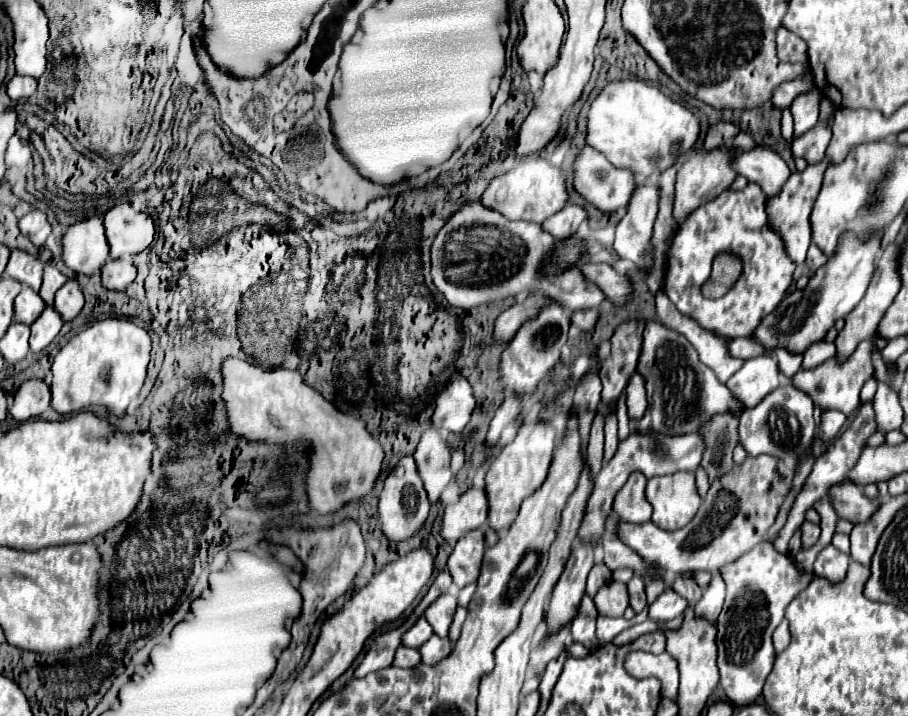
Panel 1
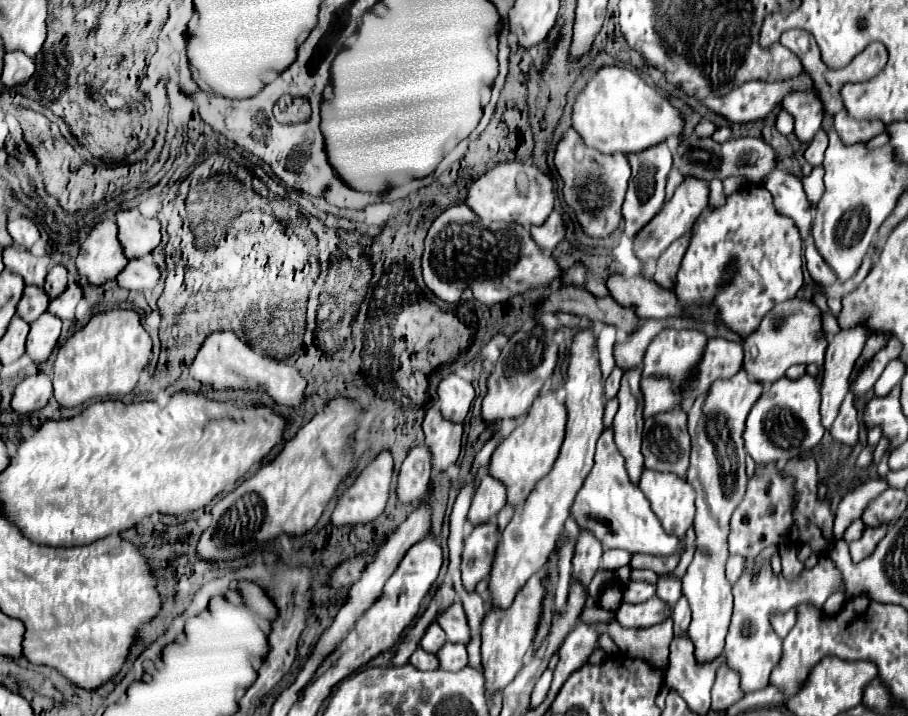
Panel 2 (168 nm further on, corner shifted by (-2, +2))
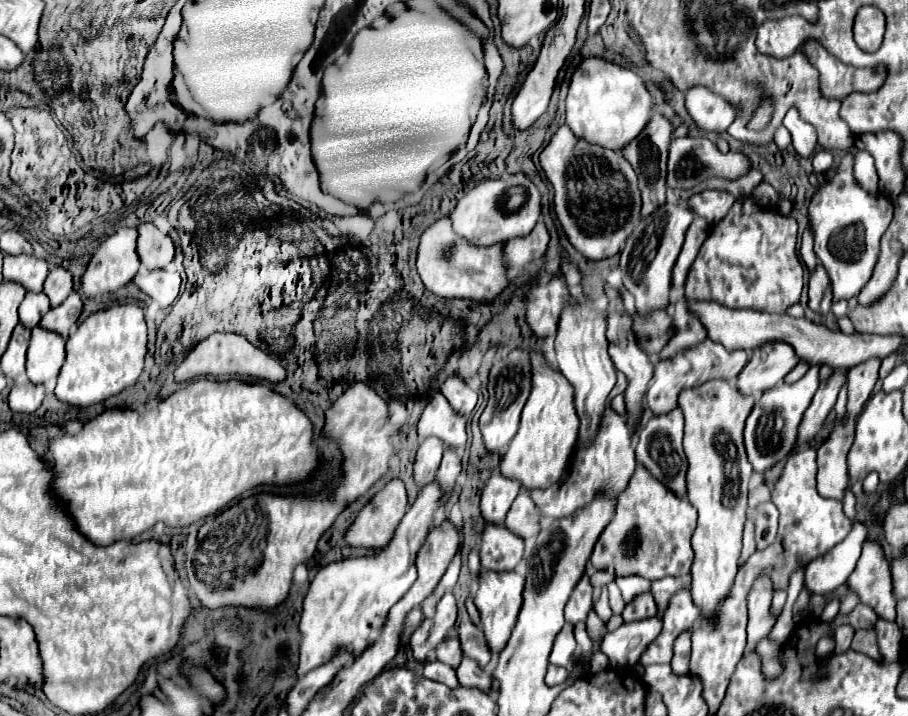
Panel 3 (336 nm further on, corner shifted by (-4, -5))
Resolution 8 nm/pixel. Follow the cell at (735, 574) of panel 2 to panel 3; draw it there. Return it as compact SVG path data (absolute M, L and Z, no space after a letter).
M753 522L745 524L745 532L743 532L743 552L741 552L741 560L749 558L755 552L755 540L753 540Z

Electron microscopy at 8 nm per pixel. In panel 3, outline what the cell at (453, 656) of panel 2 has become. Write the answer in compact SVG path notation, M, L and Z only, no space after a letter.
M465 658L461 662L461 666L457 668L457 678L459 678L459 684L461 686L481 688L483 692L489 692L491 690L491 684L493 684L491 674L485 672L475 660L469 660L469 658Z

